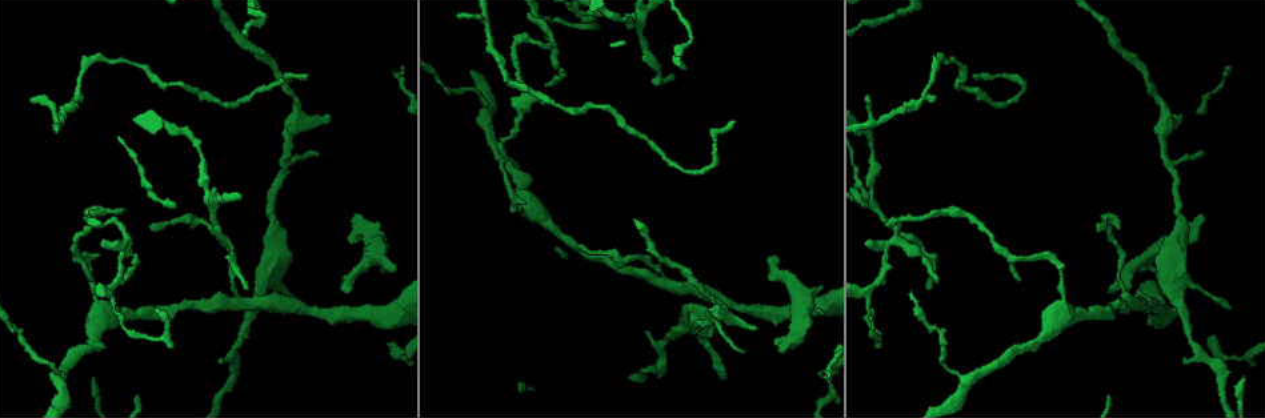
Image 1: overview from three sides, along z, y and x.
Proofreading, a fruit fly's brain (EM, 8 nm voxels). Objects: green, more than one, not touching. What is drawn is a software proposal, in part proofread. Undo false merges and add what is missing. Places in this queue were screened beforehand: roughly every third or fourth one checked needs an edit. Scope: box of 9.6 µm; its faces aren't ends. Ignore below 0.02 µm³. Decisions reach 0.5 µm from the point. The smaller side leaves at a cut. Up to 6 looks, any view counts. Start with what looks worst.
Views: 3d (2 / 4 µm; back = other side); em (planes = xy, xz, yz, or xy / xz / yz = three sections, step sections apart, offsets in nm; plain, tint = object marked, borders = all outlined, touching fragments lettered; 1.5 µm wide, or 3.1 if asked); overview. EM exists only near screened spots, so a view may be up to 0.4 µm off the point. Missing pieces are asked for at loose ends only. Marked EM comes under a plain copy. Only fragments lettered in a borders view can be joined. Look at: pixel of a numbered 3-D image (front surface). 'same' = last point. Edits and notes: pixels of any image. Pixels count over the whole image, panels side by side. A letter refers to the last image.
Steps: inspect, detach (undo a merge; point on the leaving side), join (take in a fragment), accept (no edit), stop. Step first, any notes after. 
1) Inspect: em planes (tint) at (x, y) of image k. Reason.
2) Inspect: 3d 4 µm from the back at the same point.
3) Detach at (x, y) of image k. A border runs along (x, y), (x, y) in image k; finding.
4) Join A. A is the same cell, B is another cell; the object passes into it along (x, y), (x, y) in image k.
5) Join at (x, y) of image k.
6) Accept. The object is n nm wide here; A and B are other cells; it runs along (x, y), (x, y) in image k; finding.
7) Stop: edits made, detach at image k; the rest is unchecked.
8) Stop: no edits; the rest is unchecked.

Inspect: em planes (borders) at (327, 123) of image 1.

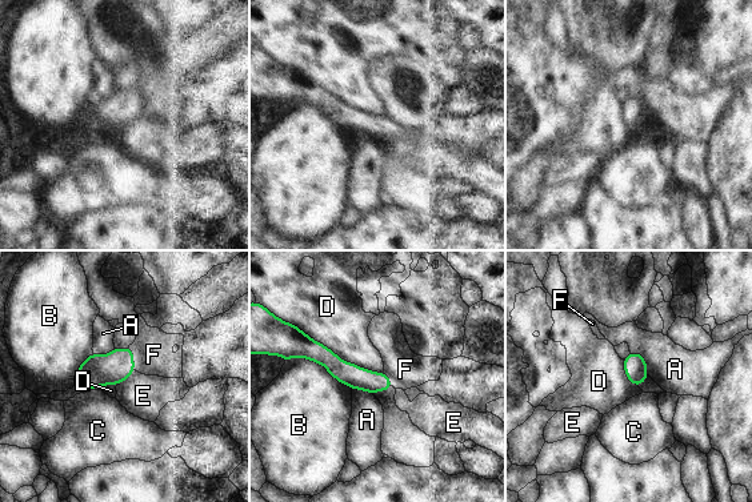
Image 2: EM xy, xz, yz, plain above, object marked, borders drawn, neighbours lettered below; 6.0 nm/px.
Accept. The longest contact is with D, 550 nm; A, B, C, D, E and F are other cells; it runs along (304, 350), (387, 385) in image 2; no lettered fragment goes on from it.

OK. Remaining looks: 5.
Inspect: 3d 4 µm from the back at (776, 257) of image 1. Free end.

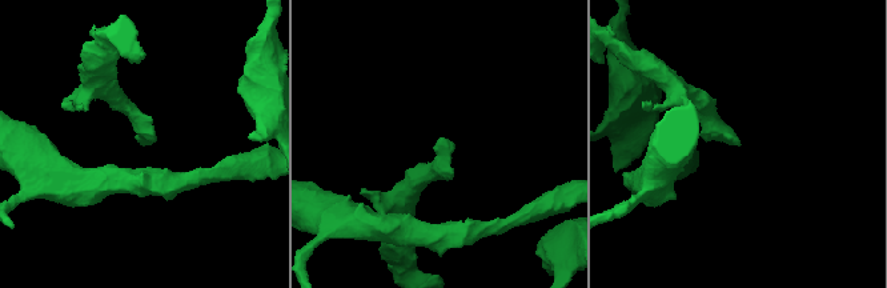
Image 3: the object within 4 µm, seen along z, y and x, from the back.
Inspect: em xz step 8 (tint) at (142, 144) of image 3.

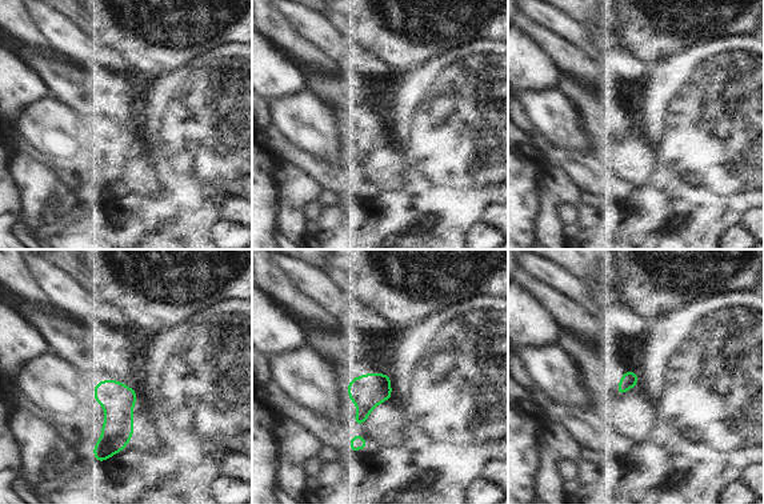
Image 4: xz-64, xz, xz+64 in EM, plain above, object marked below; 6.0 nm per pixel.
Inspect: em planes (borders) at the same point.

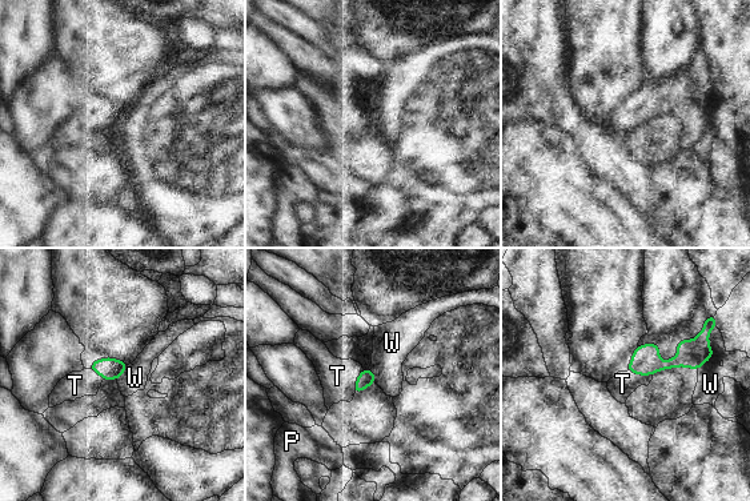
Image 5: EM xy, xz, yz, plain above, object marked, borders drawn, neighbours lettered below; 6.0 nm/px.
Join T. T is the same cell, P and W are other cells; the object passes into it along (645, 360), (640, 375), (622, 384) in image 5; it goes on there.

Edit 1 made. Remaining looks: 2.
Stop: edits made, join at image 5; the rest is unchecked.

